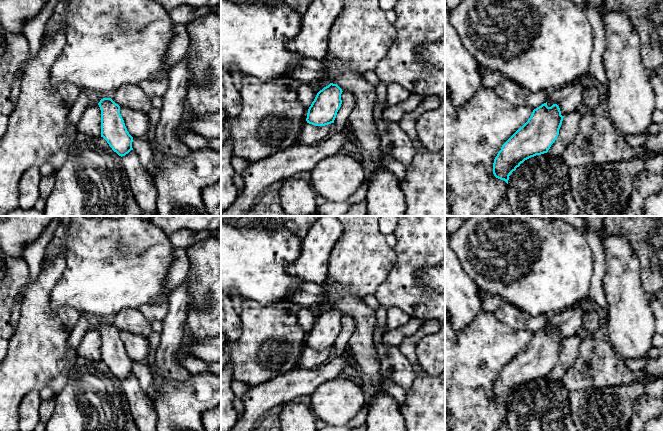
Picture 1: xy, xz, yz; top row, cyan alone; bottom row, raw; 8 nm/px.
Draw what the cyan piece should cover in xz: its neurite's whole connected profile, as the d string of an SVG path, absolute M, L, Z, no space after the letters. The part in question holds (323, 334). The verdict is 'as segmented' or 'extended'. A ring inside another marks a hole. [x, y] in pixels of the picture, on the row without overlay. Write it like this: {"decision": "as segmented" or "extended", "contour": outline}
{"decision": "as segmented", "contour": "M333 307L320 314L308 333L307 347L315 350L325 350L334 347L342 328L342 316L342 313Z"}

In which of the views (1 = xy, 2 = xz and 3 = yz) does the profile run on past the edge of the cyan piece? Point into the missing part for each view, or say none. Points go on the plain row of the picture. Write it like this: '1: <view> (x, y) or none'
1: none
2: none
3: none

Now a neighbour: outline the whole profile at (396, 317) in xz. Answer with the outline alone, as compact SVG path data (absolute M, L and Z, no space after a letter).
M400 308L387 309L387 327L388 329L398 328L410 320L409 314Z

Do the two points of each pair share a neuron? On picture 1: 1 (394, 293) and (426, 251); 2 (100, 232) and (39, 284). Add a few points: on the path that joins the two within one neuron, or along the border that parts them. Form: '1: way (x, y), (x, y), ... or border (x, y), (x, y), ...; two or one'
1: way (401, 283), (403, 274), (416, 261); one
2: border (45, 254), (64, 258), (56, 284); two

